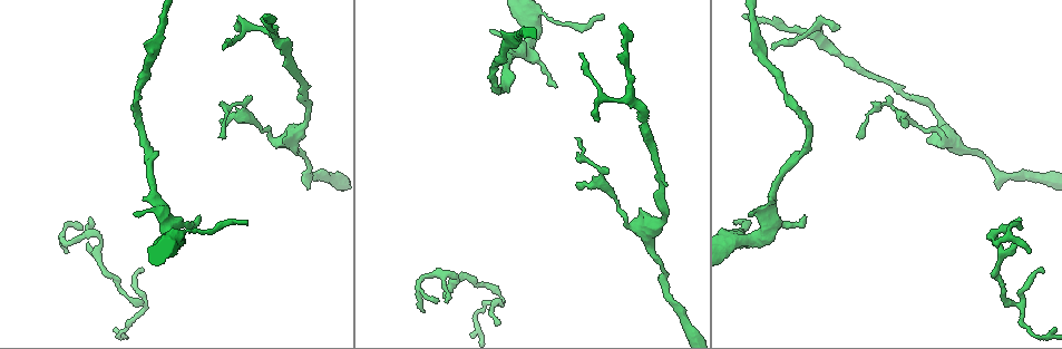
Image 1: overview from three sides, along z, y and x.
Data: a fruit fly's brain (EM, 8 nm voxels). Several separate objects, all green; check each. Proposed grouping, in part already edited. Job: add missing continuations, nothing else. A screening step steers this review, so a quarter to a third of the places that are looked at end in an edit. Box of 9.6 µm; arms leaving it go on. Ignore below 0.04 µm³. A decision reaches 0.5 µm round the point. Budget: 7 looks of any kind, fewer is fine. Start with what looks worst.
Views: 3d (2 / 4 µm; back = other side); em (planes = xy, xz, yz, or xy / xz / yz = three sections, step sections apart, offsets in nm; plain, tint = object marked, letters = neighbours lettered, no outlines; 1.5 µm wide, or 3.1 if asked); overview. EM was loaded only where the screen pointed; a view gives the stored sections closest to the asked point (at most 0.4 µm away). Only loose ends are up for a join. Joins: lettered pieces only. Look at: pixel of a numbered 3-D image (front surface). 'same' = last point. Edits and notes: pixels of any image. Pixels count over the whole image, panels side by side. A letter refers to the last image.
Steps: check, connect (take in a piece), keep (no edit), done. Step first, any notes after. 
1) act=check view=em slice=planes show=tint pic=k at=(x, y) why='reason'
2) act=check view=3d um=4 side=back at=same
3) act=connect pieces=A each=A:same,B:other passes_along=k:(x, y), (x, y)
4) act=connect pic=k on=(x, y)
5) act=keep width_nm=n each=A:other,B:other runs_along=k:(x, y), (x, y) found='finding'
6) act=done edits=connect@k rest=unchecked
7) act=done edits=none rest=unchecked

act=check view=3d um=4 pic=1 at=(197, 215) why='thin end'

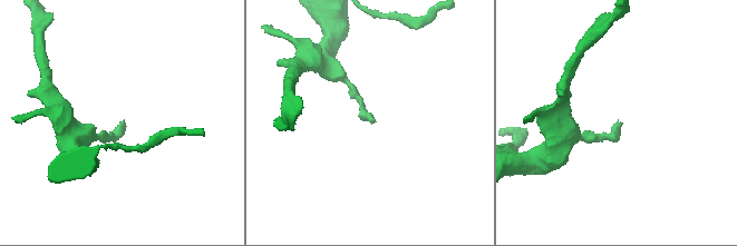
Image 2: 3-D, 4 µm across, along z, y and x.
act=check view=em slice=xy step=4 show=letters pic=2 at=(372, 119) why='shape alone is not enough'

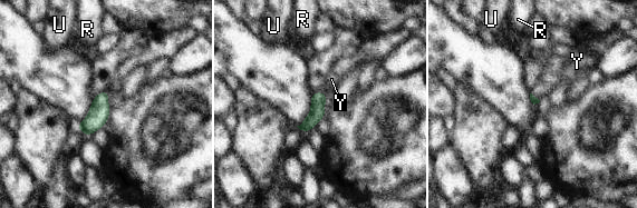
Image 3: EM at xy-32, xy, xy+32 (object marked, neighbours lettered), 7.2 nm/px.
act=connect pieces=Y longest_contact=Y:90nm each=R:other,U:other,Y:same found='it goes on there'

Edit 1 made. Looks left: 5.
act=check view=overview

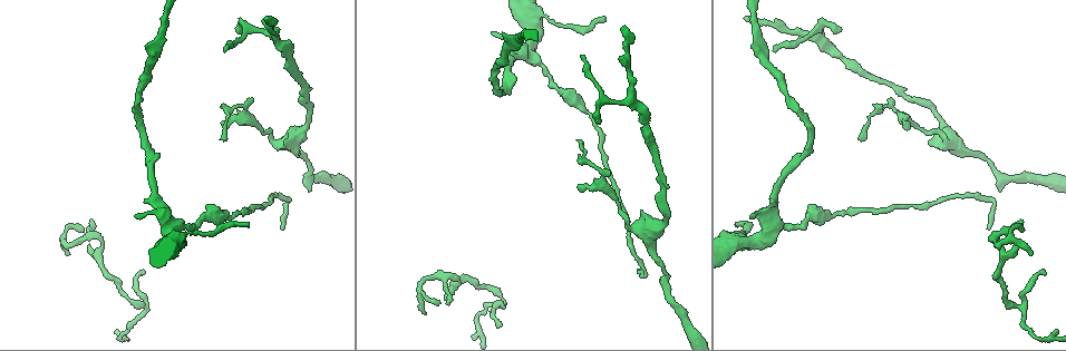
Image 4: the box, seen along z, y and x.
act=check view=3d um=2 pic=4 at=(908, 129) why='an open end'

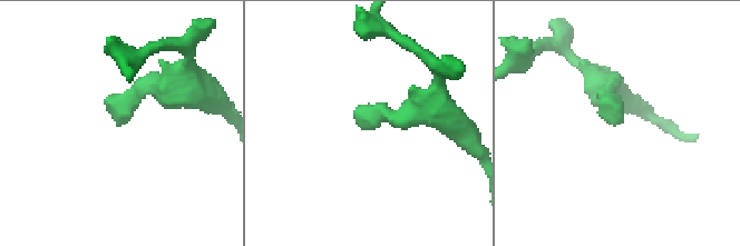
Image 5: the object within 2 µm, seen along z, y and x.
act=check view=em slice=planes show=plain pic=5 at=(621, 120)

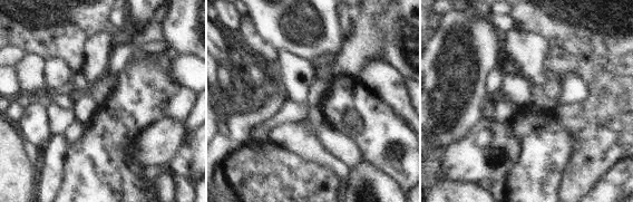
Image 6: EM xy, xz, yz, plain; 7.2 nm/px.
act=check view=em slice=planes show=letters at=same why='see the neighbours'

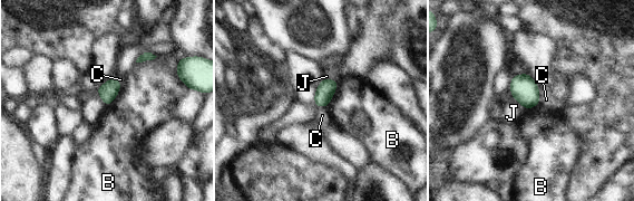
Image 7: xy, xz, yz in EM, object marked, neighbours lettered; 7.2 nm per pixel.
act=keep longest_contact=B:200nm each=B:other,C:other,J:other found='no lettered piece goes on from it'

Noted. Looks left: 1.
act=check view=em slice=planes show=letters pic=4 at=(500, 326) why='free end'

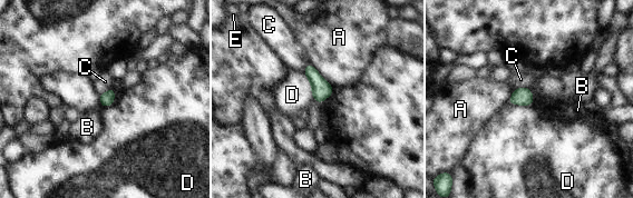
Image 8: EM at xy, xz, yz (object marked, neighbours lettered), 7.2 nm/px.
act=keep each=A:other,B:other,C:other,D:other,E:other border=8:(303, 73), (310, 83), (313, 99) found='no lettered piece goes on from it'

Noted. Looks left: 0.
act=done edits=connect@3 rest=unchecked

